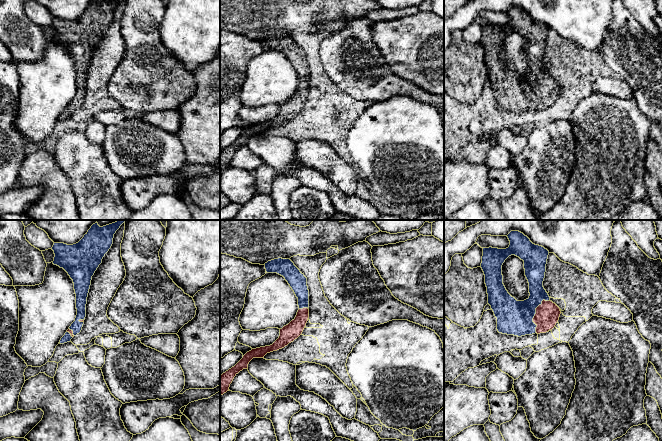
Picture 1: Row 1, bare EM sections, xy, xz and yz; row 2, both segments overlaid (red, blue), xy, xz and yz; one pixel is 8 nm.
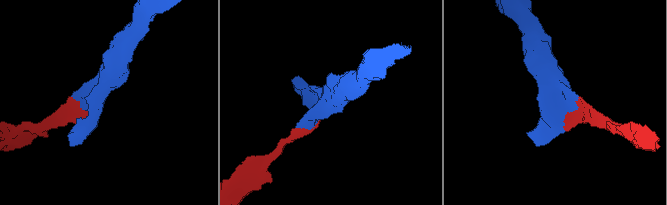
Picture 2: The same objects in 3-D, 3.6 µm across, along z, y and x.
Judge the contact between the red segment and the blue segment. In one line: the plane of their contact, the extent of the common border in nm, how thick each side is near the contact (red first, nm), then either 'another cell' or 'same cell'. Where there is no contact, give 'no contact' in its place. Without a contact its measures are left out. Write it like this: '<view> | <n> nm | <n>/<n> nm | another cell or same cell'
yz | 300 nm | 190/280 nm | same cell

